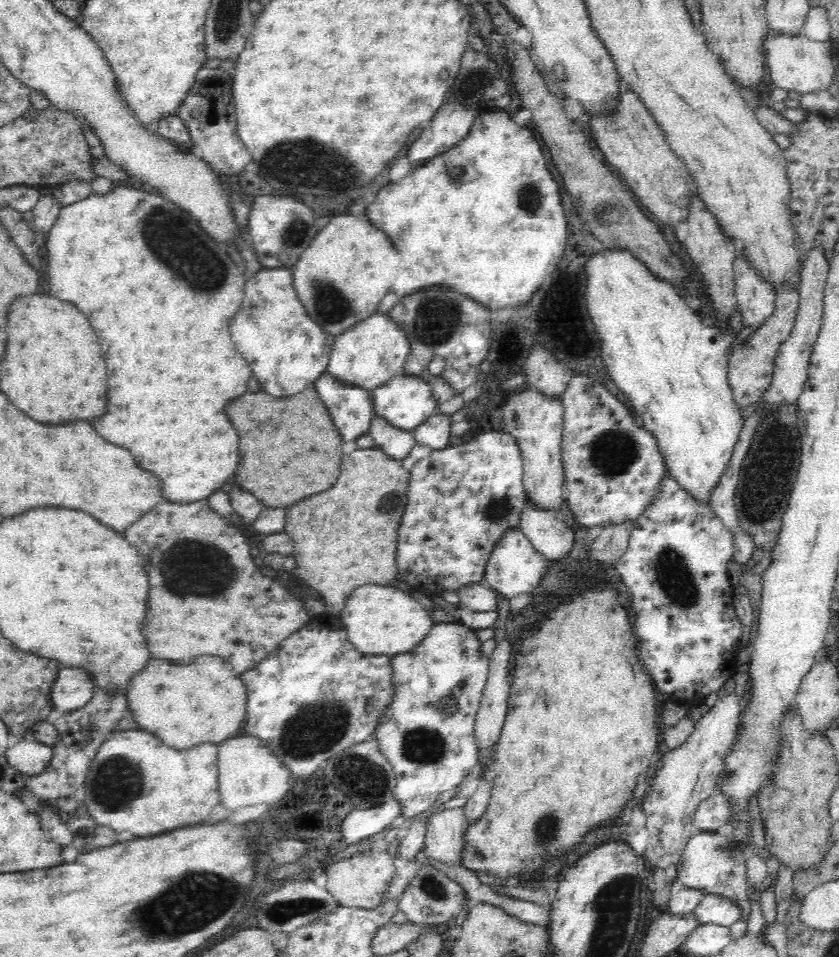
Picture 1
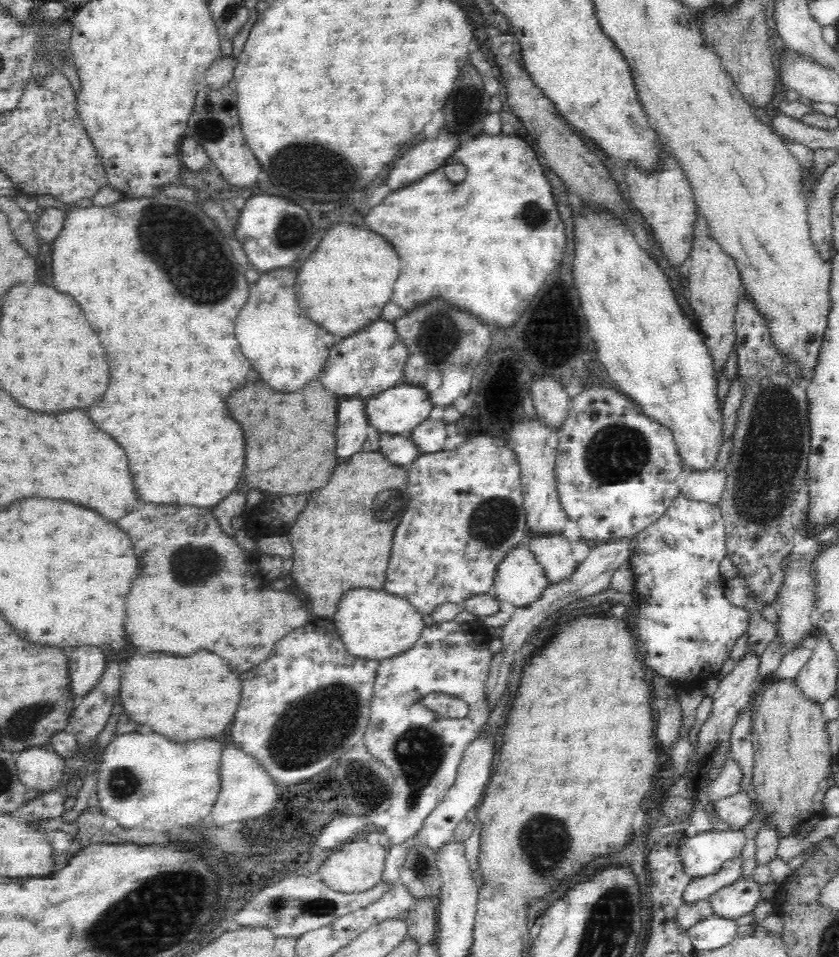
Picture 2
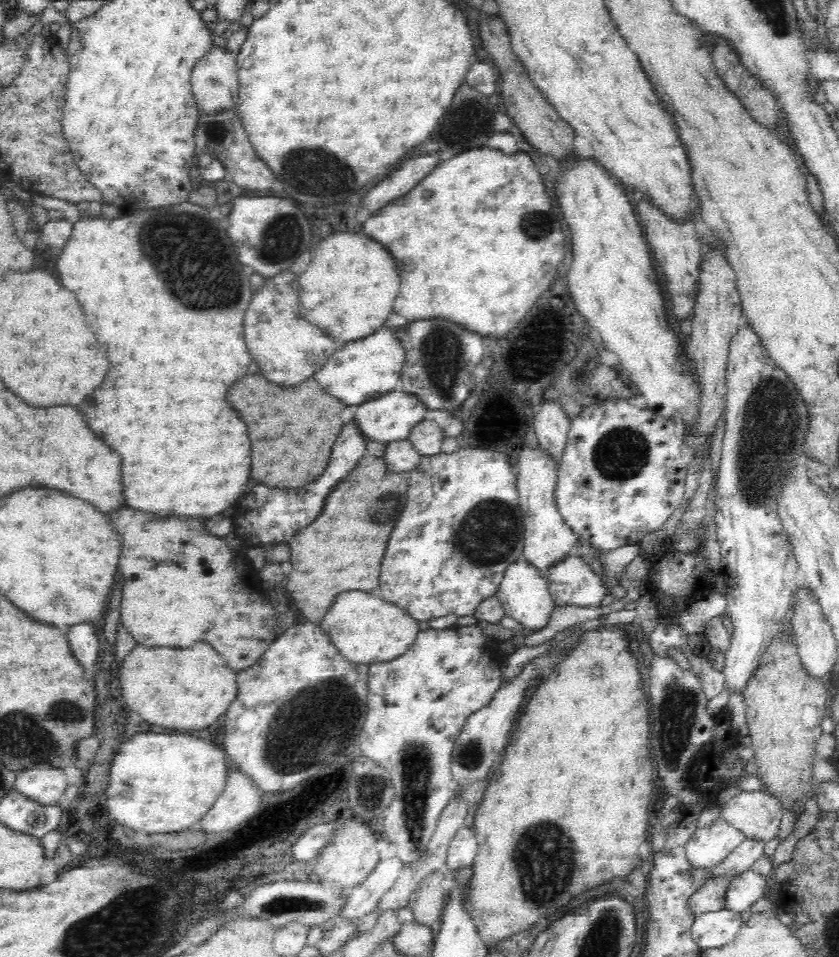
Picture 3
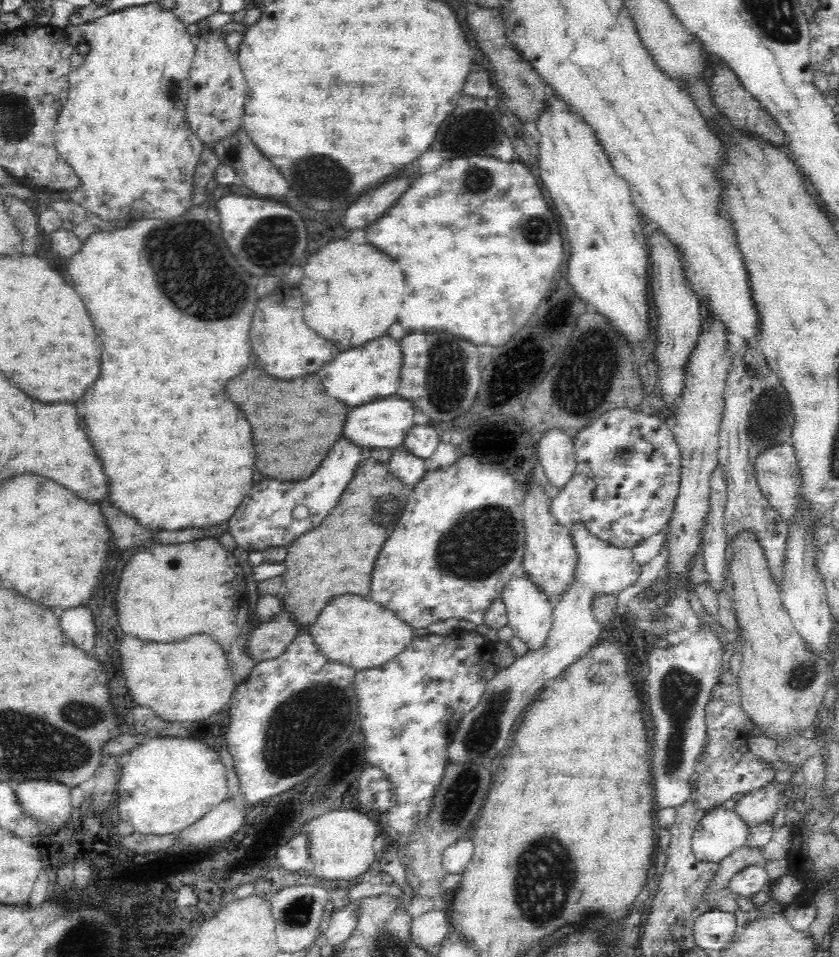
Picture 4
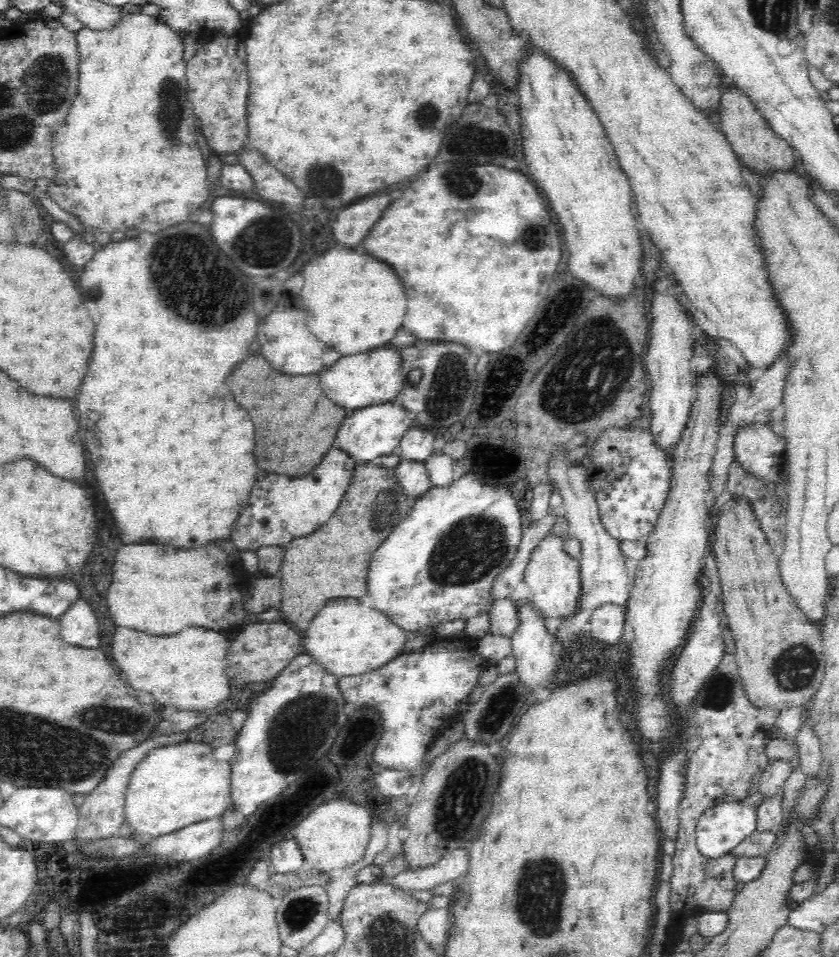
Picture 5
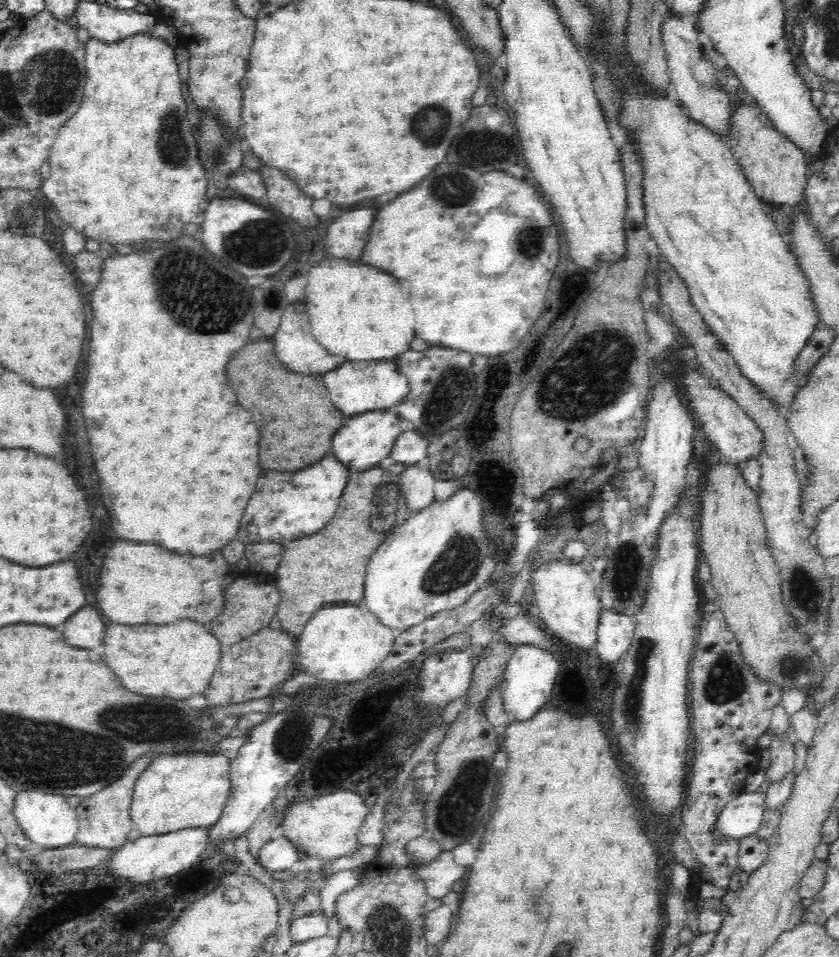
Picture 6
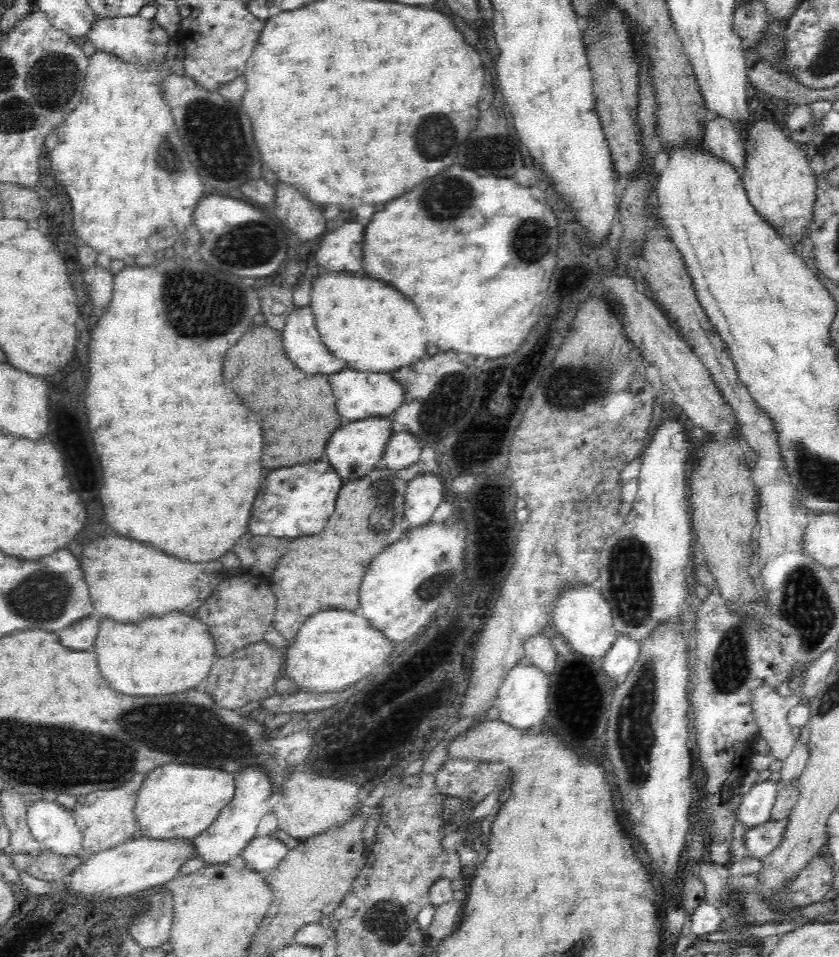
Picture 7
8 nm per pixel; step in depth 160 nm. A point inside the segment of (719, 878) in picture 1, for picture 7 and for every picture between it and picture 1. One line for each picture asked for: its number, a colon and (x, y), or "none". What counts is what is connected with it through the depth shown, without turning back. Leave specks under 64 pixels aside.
2: (702, 854)
3: (709, 845)
4: (719, 832)
5: (720, 829)
6: (743, 816)
7: (755, 808)

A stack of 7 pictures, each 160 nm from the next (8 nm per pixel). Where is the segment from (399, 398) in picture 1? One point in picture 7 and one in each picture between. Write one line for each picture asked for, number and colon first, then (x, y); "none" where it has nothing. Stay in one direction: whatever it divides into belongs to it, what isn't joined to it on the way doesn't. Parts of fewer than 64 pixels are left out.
2: (397, 411)
3: (389, 418)
4: (384, 424)
5: (375, 431)
6: (360, 444)
7: (355, 450)

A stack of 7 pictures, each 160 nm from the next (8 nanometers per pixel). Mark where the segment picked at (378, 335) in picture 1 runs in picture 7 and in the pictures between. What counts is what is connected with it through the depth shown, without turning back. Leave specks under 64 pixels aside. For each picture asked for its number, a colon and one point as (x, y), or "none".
2: (369, 362)
3: (364, 369)
4: (362, 375)
5: (363, 380)
6: (355, 388)
7: (359, 395)

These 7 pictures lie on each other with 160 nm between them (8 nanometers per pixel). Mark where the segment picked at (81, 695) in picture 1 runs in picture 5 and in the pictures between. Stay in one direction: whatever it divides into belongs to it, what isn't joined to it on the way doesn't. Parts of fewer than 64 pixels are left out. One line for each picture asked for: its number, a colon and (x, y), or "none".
2: (86, 663)
3: (85, 645)
4: (77, 624)
5: (79, 627)

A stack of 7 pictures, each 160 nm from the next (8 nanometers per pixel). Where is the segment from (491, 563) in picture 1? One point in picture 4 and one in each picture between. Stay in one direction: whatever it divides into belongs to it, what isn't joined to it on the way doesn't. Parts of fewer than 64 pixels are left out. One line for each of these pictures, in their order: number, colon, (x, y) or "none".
2: (519, 580)
3: (524, 594)
4: (529, 613)

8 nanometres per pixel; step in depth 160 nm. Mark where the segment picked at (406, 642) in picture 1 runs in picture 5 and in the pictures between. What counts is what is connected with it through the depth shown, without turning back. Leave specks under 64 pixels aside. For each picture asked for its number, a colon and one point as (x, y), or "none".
2: (374, 626)
3: (366, 630)
4: (357, 633)
5: (346, 639)

